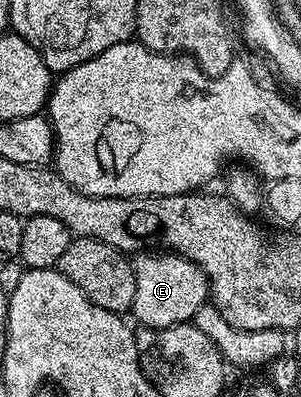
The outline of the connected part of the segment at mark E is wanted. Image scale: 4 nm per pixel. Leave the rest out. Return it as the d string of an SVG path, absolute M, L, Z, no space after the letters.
M143 251L134 258L135 282L137 291L133 291L133 303L129 310L130 316L135 316L140 326L148 329L164 329L174 325L186 325L196 315L200 307L208 304L209 286L203 269L189 258L170 251Z

